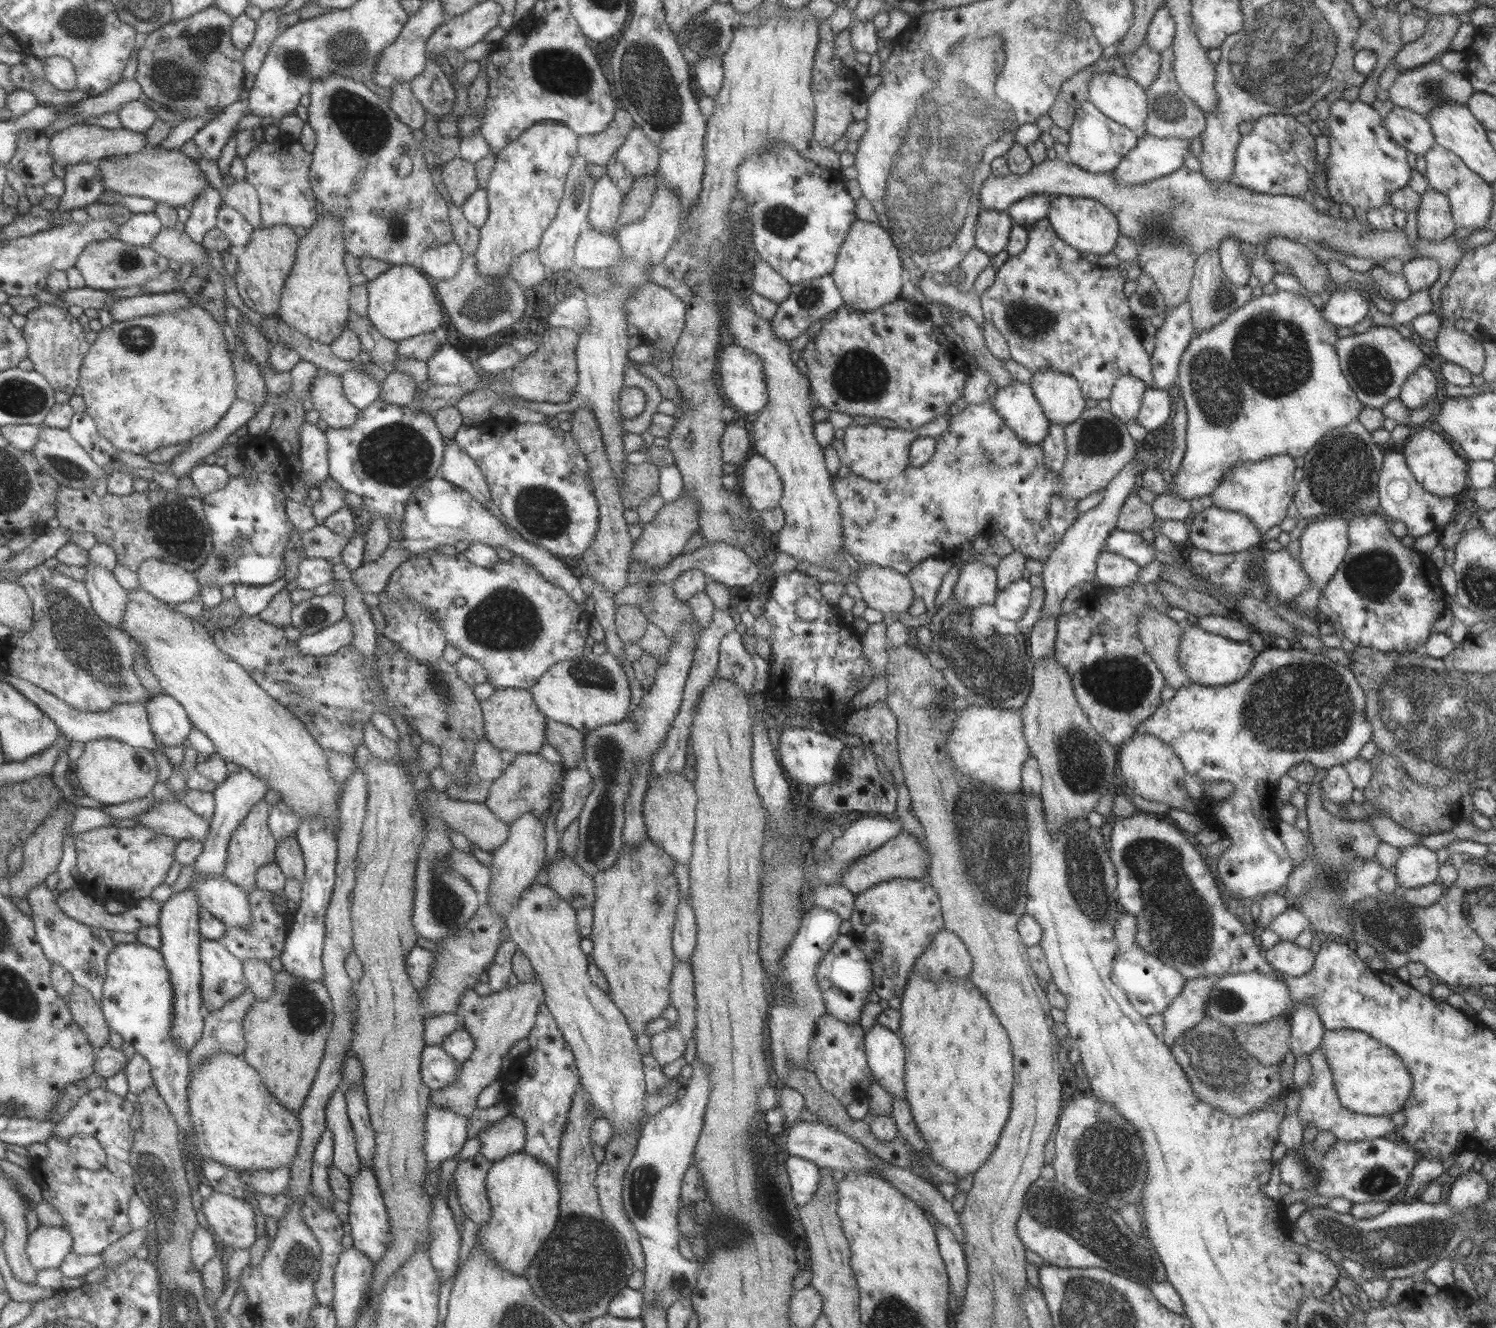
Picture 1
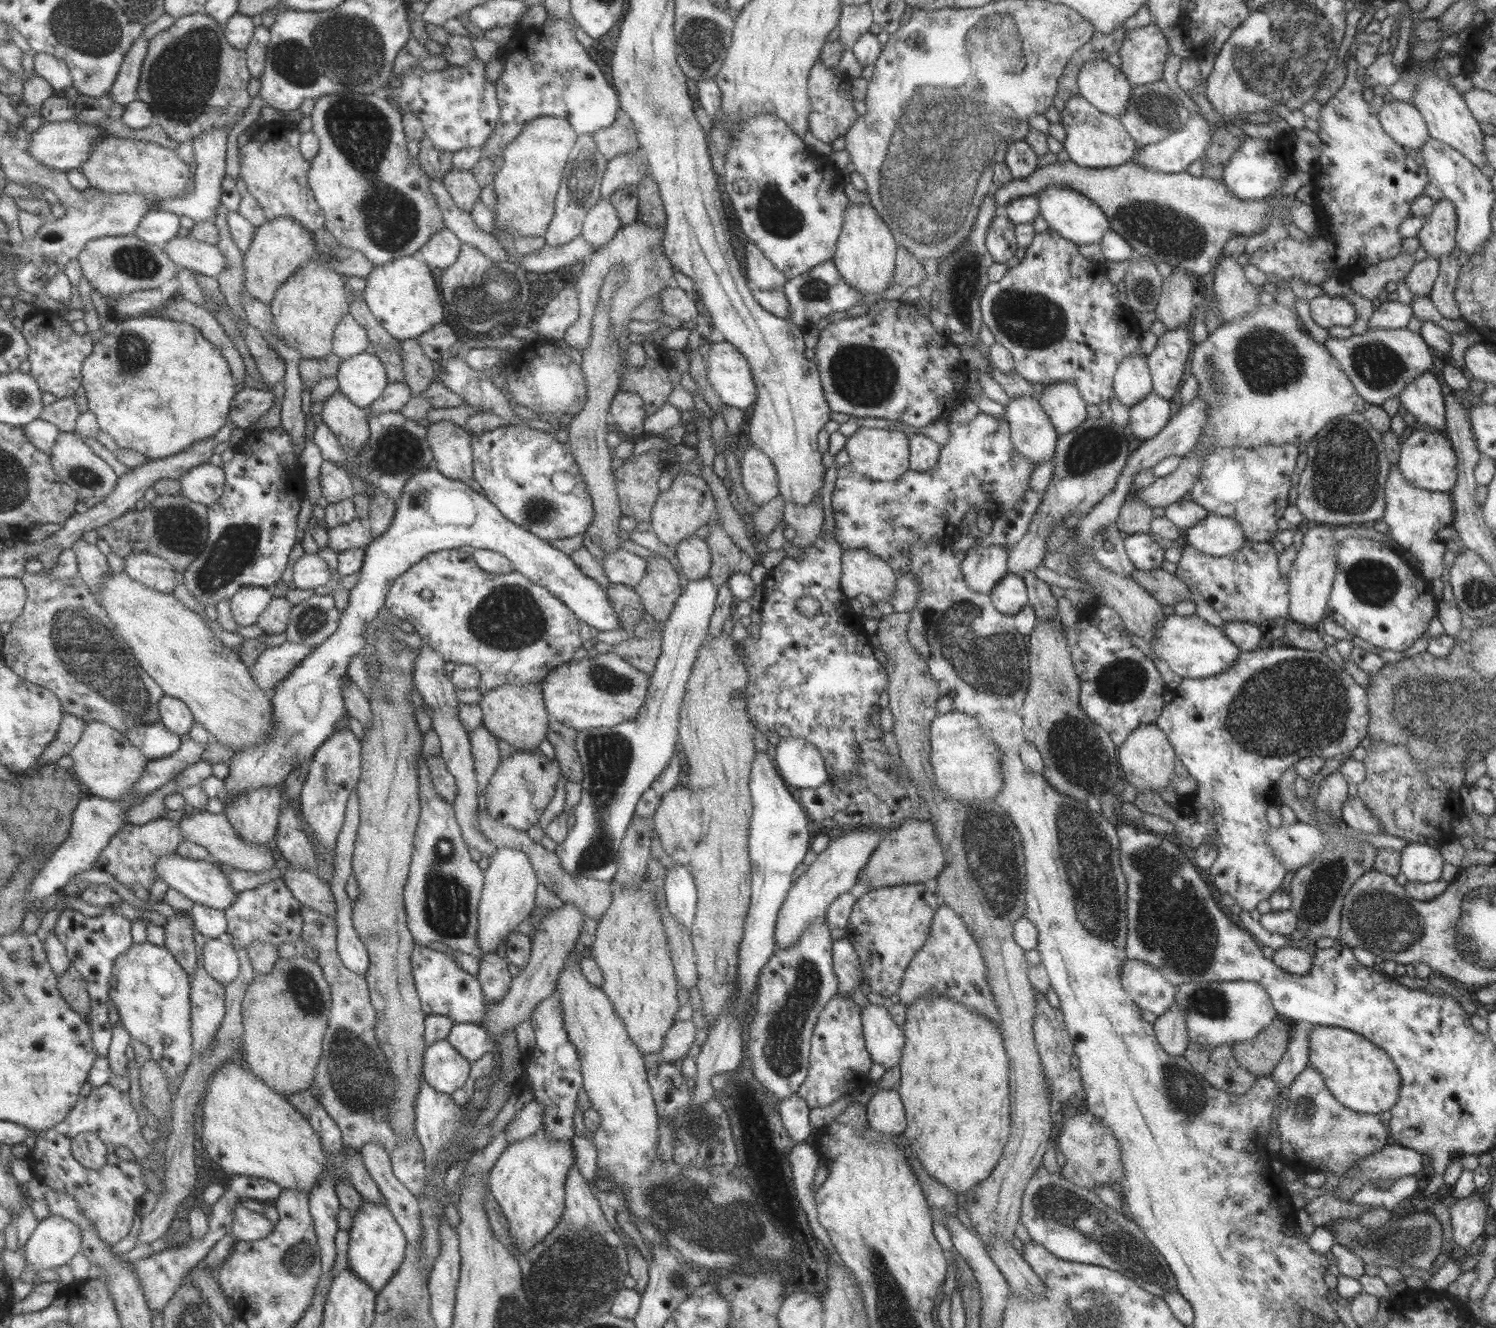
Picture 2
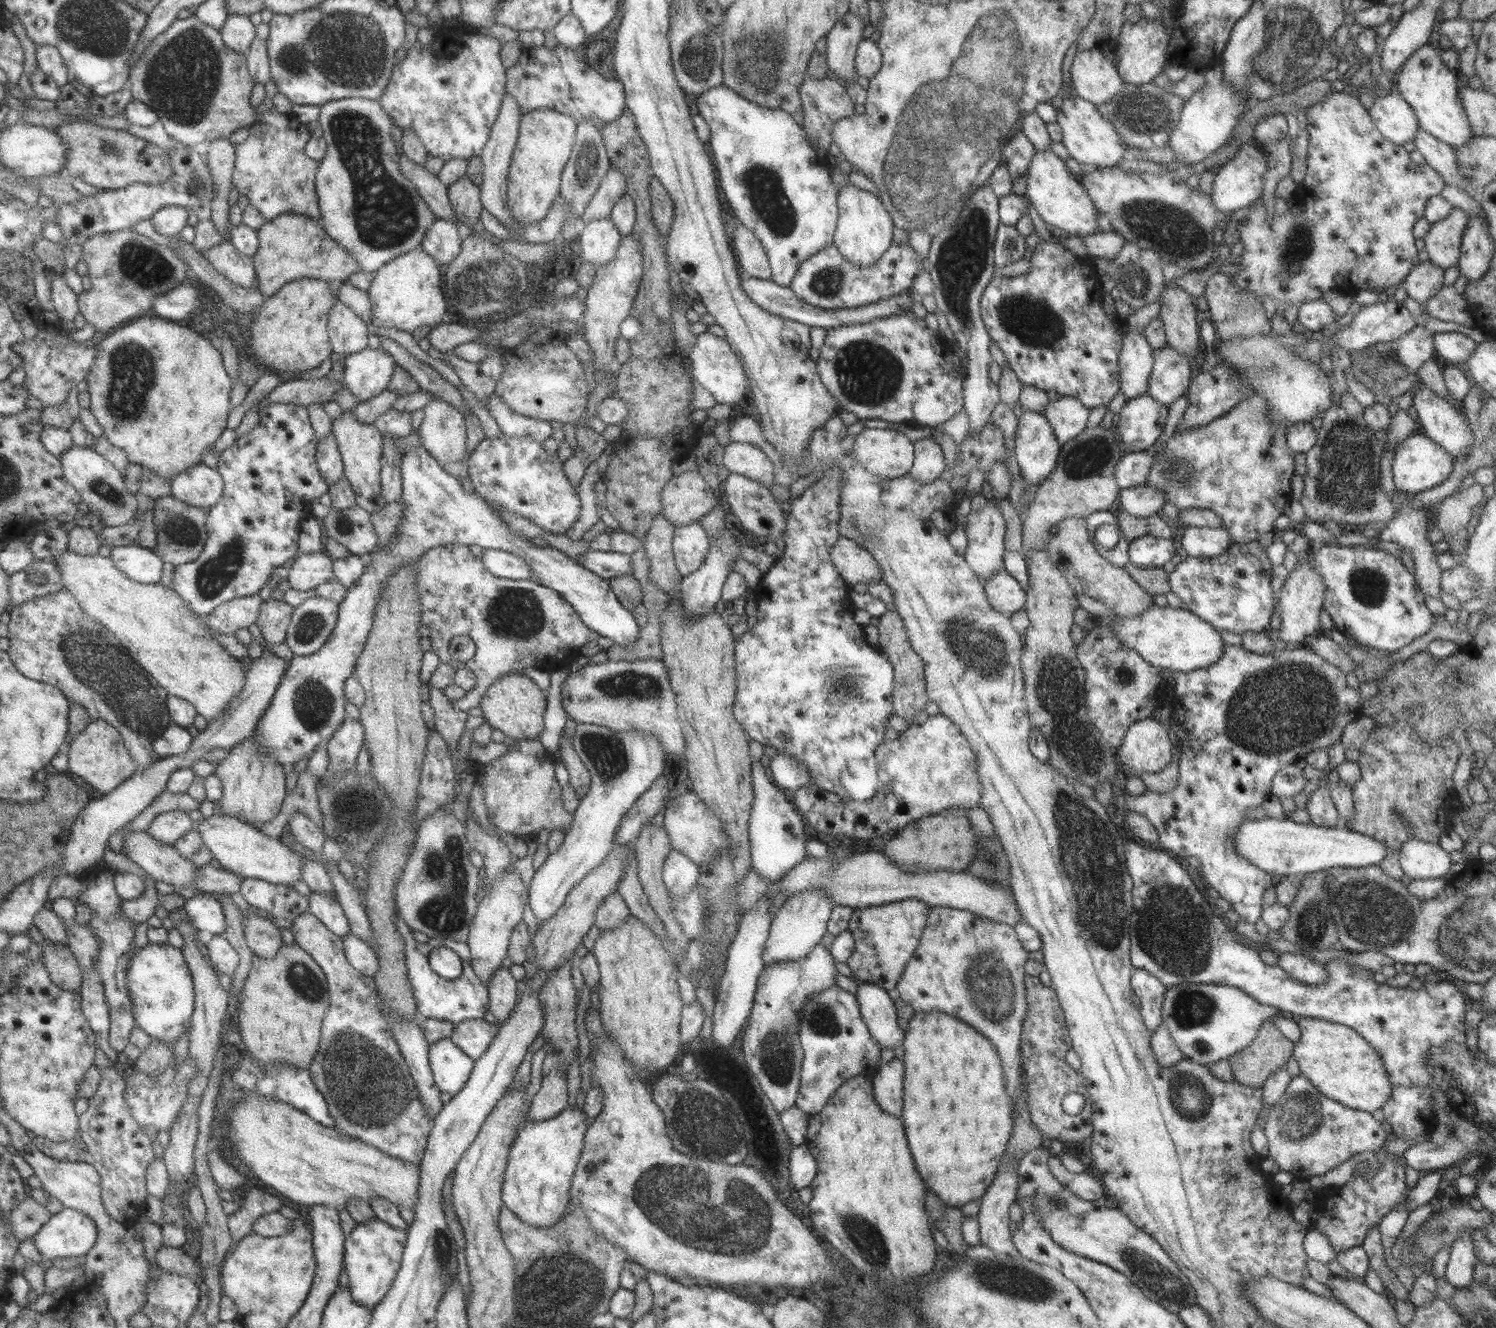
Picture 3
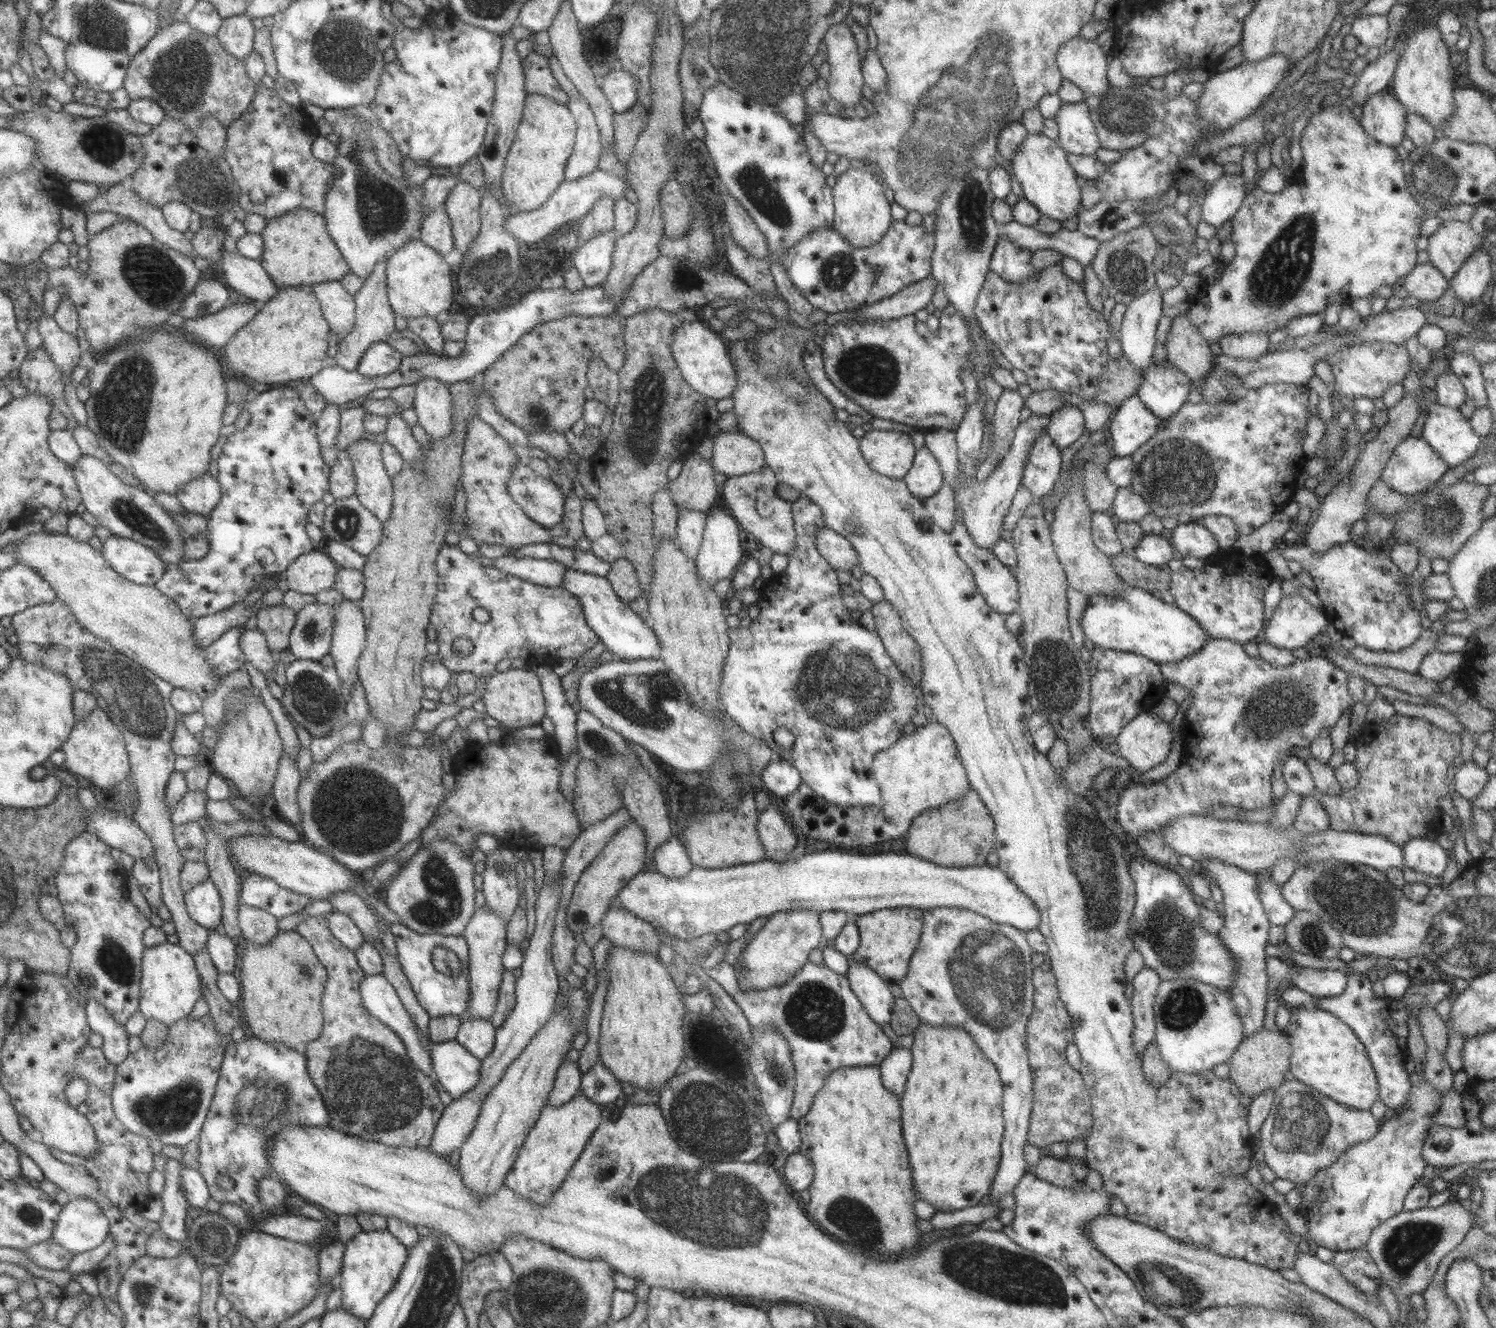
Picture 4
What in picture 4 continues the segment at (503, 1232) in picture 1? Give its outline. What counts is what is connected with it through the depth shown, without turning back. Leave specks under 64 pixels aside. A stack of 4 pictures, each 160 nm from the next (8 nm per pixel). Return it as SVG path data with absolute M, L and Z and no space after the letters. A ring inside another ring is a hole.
M582 1095L573 1096L571 1100L557 1108L545 1105L537 1122L529 1130L519 1148L517 1158L506 1174L503 1184L529 1202L545 1206L566 1179L569 1170L583 1152L589 1137L595 1132L603 1118L601 1106Z

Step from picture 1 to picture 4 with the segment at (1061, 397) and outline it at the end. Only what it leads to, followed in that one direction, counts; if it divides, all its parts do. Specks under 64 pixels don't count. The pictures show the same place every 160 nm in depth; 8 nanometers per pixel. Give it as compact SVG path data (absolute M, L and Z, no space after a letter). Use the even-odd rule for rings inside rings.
M1064 406L1053 410L1046 424L1046 433L1055 446L1061 450L1075 442L1083 430L1086 430L1082 413L1073 406Z

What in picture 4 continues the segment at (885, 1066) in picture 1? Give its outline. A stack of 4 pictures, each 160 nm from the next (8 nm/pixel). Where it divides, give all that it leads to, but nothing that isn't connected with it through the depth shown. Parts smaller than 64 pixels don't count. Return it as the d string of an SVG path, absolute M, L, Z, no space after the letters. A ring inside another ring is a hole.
M852 960L848 964L846 977L849 988L869 1018L880 1027L890 1024L895 998L889 991L889 983L881 980L873 969Z

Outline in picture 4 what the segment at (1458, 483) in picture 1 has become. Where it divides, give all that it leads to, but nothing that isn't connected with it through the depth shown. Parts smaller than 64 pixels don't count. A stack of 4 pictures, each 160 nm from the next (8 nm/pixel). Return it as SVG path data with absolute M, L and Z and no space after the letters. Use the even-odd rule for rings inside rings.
M1406 436L1393 449L1391 456L1381 471L1380 478L1395 492L1411 495L1430 488L1436 480L1448 469L1448 464L1423 440L1423 437Z

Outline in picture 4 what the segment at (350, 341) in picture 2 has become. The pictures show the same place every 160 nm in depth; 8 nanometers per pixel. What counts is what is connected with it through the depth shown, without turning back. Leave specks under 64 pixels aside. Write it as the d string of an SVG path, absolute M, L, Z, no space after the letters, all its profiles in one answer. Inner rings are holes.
M338 281L316 283L308 287L320 304L322 315L329 330L334 332L338 341L354 325L354 298Z

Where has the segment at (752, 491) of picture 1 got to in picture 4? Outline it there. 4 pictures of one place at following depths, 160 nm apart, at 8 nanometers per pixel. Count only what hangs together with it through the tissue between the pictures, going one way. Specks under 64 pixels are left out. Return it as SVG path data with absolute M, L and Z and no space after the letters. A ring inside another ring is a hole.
M722 431L712 439L712 457L715 472L727 477L741 476L766 466L762 448L741 431Z

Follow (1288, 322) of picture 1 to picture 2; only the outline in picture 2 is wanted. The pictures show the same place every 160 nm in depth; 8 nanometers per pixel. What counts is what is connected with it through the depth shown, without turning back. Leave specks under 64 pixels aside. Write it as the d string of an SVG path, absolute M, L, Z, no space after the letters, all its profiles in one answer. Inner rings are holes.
M1259 303L1251 312L1240 316L1232 321L1221 321L1220 325L1213 330L1211 334L1208 334L1205 340L1197 343L1192 350L1191 360L1189 360L1190 374L1193 374L1193 378L1197 381L1196 396L1204 402L1207 407L1207 413L1209 413L1209 420L1202 426L1200 435L1197 437L1195 446L1182 457L1179 458L1179 464L1176 469L1165 475L1164 477L1156 478L1149 486L1145 488L1139 488L1135 492L1135 499L1141 501L1143 504L1150 506L1166 507L1167 505L1177 502L1179 499L1186 498L1192 491L1193 485L1196 483L1196 478L1202 469L1202 454L1206 452L1206 446L1212 444L1214 440L1220 444L1221 448L1227 448L1231 446L1237 446L1239 448L1255 448L1257 446L1263 446L1264 444L1272 444L1273 446L1281 446L1282 444L1306 444L1315 435L1319 435L1319 430L1327 424L1327 422L1343 417L1350 413L1363 413L1365 408L1369 405L1363 400L1353 388L1351 382L1347 378L1347 375L1341 368L1339 368L1338 362L1329 354L1329 351L1323 346L1323 343L1316 342L1311 339L1309 332L1302 325L1299 314L1296 315L1294 310L1289 309L1288 306L1274 303L1272 305L1263 305Z

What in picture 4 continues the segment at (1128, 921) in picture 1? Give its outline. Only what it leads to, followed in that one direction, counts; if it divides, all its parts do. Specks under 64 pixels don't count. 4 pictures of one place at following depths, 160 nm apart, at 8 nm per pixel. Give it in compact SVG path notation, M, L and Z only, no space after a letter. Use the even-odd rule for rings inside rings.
M1146 966L1131 980L1133 991L1130 1005L1134 1022L1131 1038L1134 1051L1139 1056L1142 1055L1147 1044L1154 1040L1153 1001L1160 981L1158 974Z

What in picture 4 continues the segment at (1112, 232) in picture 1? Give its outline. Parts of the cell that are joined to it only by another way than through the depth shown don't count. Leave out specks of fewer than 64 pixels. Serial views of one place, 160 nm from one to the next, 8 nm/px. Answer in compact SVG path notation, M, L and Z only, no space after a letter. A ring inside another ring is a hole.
M1026 133L1025 141L1013 153L1009 167L1015 181L1021 186L1023 199L1037 208L1047 218L1061 222L1078 213L1080 204L1079 179L1066 162L1066 153L1057 142L1049 140L1042 133Z

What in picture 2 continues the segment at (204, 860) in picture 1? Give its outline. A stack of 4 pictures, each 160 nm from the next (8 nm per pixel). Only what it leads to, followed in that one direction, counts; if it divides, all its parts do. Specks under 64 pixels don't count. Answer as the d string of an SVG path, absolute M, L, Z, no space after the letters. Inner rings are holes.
M436 466L425 467L408 477L395 505L389 528L364 548L358 581L350 588L349 603L341 610L336 630L329 632L328 638L315 646L274 689L270 698L274 727L270 734L253 749L227 758L228 775L224 778L223 792L219 794L222 803L250 788L281 785L295 763L307 766L317 748L334 733L334 726L347 722L341 684L349 659L360 657L365 644L365 626L376 623L377 613L385 606L385 595L393 580L431 552L459 546L493 550L507 558L513 571L520 572L561 600L582 623L597 631L621 628L621 621L613 613L605 590L585 576L569 556L509 522L485 495L473 491L468 483L443 476Z

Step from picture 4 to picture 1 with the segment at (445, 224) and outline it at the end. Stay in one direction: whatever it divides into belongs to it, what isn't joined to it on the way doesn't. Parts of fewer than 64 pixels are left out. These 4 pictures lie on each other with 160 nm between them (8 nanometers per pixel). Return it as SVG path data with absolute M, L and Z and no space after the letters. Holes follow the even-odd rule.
M455 241L429 248L420 256L420 272L429 279L449 280L459 271L463 252Z

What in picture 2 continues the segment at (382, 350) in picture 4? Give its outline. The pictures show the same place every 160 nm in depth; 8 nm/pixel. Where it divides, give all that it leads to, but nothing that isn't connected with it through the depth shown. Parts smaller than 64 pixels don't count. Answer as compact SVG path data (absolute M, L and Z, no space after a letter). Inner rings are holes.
M365 351L340 361L335 377L338 390L363 410L383 392L389 381L382 362Z

